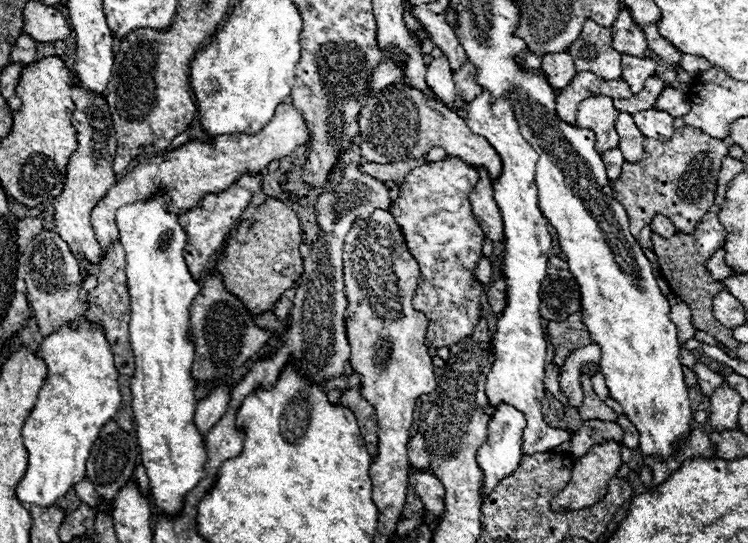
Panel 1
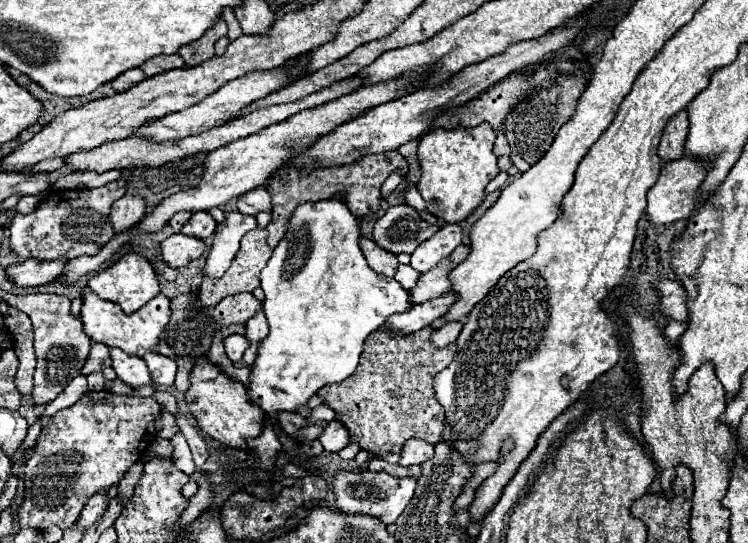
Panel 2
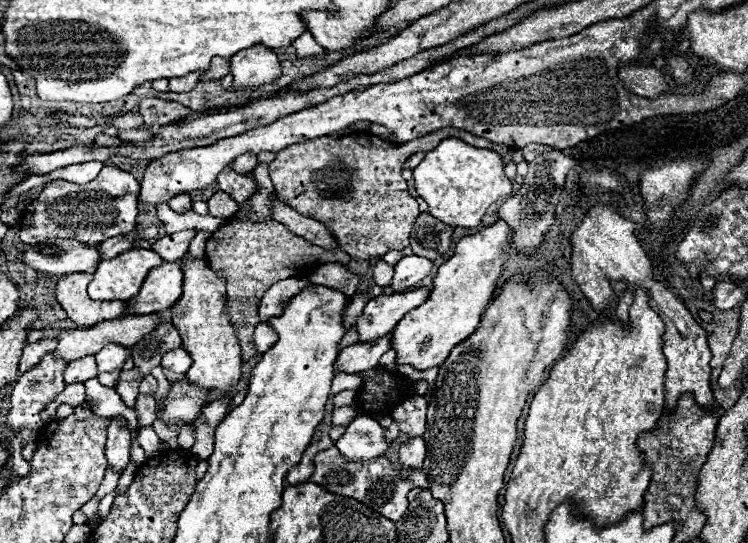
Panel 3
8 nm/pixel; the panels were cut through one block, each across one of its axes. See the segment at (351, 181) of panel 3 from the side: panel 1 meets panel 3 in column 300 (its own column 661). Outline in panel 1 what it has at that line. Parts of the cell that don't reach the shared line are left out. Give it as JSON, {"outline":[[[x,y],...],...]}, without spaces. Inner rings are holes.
{"outline":[[[692,126],[676,128],[672,138],[666,142],[644,138],[642,160],[634,164],[624,162],[620,178],[612,182],[616,200],[620,200],[628,212],[632,236],[638,236],[656,214],[670,218],[678,232],[692,234],[702,216],[714,204],[718,172],[726,154],[728,146],[722,140],[716,140]]]}

